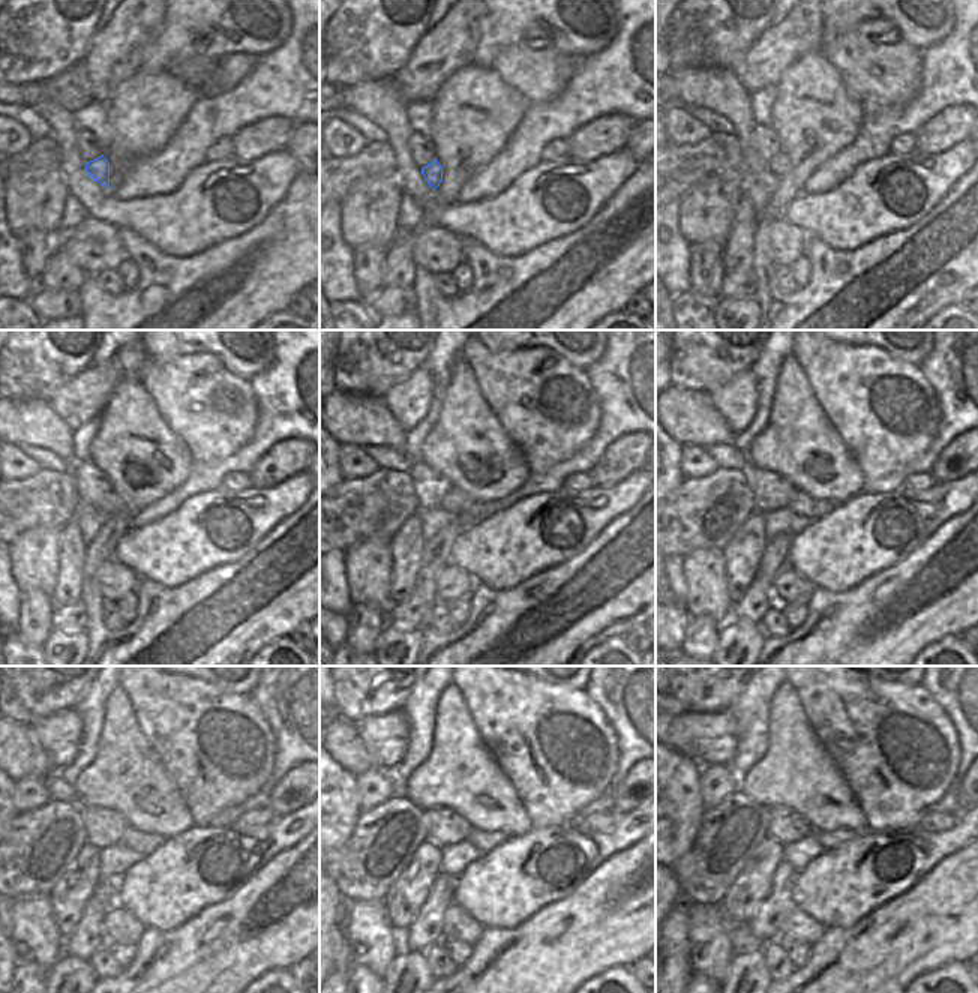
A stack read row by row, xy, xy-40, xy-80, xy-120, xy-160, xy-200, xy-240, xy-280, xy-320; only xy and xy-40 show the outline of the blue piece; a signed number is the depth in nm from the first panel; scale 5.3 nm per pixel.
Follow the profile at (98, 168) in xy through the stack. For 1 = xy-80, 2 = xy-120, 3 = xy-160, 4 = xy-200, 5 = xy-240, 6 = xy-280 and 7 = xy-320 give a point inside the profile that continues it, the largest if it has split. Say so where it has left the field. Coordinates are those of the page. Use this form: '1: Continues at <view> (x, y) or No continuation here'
1: Continues at xy-80 (779, 165)
2: Continues at xy-120 (111, 504)
3: Continues at xy-160 (456, 501)
4: Continues at xy-200 (803, 504)
5: Continues at xy-240 (144, 843)
6: Continues at xy-280 (485, 842)
7: Continues at xy-320 (828, 840)

